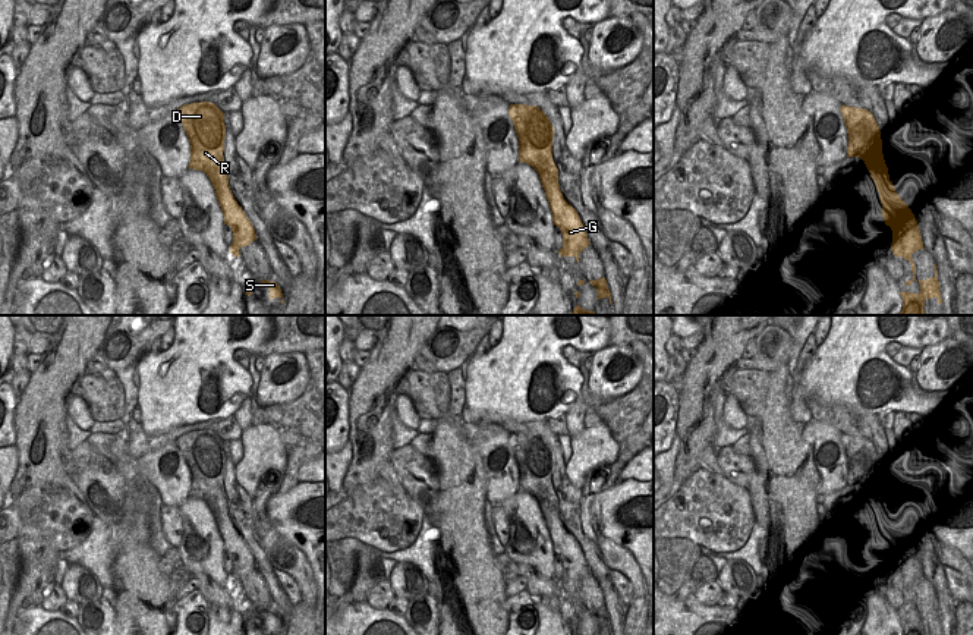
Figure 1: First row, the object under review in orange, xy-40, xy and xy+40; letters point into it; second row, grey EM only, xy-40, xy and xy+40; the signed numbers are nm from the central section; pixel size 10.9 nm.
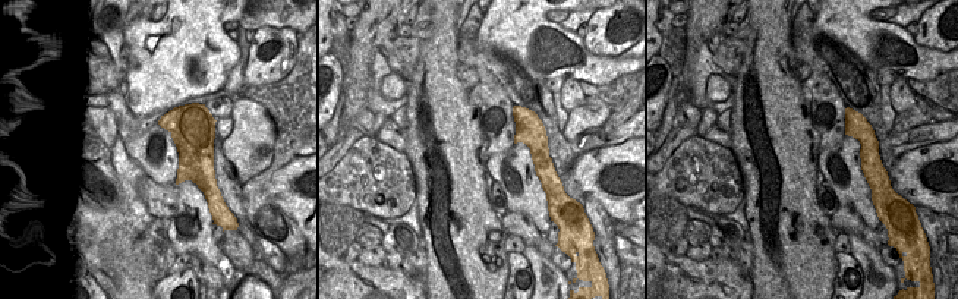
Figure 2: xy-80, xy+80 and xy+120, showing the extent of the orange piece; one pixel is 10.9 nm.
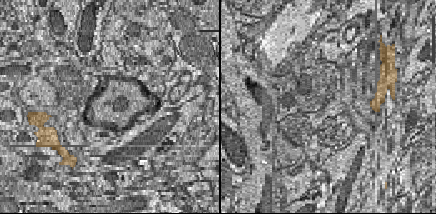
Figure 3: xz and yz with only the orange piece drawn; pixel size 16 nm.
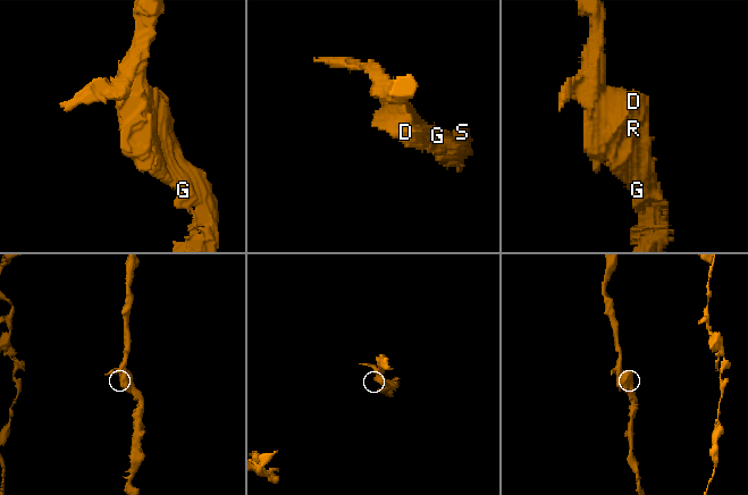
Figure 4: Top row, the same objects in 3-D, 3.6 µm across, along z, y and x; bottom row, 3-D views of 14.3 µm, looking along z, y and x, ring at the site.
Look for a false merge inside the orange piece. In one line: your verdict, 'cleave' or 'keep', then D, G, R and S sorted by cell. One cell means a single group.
keep | D G R S

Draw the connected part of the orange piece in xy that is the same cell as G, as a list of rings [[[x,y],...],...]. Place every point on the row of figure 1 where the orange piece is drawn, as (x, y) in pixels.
[[[510,104],[508,116],[513,120],[519,138],[519,161],[528,163],[538,172],[545,197],[550,202],[552,221],[561,230],[563,248],[558,254],[561,257],[574,257],[579,263],[579,254],[591,243],[577,211],[564,199],[560,191],[558,169],[552,158],[554,128],[545,113],[536,106]]]

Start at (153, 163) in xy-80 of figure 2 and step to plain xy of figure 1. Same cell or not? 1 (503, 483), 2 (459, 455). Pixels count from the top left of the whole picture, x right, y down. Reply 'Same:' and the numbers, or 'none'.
Same: 1

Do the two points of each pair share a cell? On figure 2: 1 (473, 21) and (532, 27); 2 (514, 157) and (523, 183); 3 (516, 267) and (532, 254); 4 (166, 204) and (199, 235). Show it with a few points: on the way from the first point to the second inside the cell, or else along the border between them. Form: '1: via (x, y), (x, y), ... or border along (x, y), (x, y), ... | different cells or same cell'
1: border along (485, 15), (476, 34), (475, 46), (489, 53) | different cells
2: via (514, 163), (514, 170), (520, 178) | same cell
3: border along (522, 254), (529, 264), (535, 283) | different cells
4: border along (177, 185), (177, 207), (170, 219) | different cells

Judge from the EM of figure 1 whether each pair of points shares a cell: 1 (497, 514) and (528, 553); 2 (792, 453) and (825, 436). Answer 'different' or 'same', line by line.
1: different
2: different

